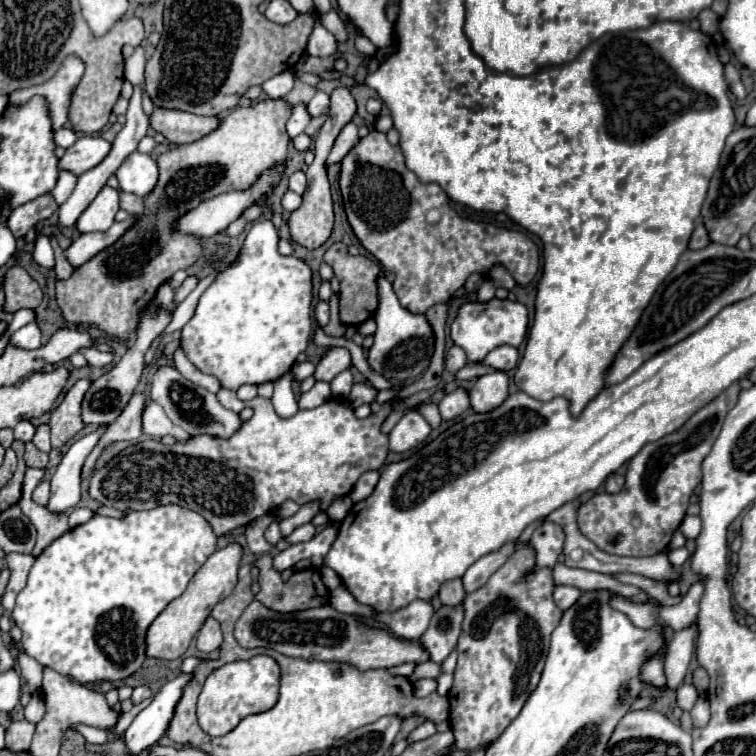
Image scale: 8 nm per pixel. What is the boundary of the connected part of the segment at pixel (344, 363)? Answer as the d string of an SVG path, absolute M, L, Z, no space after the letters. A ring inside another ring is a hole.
M331 348L327 356L317 364L315 380L331 382L339 372L347 370L351 366L351 354L345 348Z

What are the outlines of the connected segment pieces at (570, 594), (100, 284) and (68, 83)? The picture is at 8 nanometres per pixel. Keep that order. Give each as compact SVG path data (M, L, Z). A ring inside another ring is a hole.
M557 586L553 596L555 596L555 604L557 604L561 610L567 610L567 608L571 608L571 606L579 600L581 590L575 588L575 586Z
M263 100L255 102L247 108L235 108L231 114L221 118L219 126L209 132L207 136L191 142L175 146L167 152L163 152L157 158L159 164L159 184L155 186L155 192L145 198L145 212L137 216L135 226L131 226L111 248L105 248L97 256L93 256L83 266L75 268L71 278L57 280L57 306L63 312L63 318L69 324L95 324L103 332L117 336L125 340L139 322L139 312L149 304L157 288L169 280L177 270L189 268L197 262L201 252L201 238L199 236L175 236L171 232L171 220L179 216L179 212L187 212L195 208L195 204L201 204L203 200L229 192L229 190L243 190L249 188L255 182L255 176L263 168L269 168L281 160L287 160L287 146L289 136L285 130L285 124L291 116L291 104L285 100Z
M67 56L61 64L61 68L43 84L19 88L9 94L11 104L25 104L31 96L47 96L47 102L51 104L51 120L55 124L55 130L63 128L69 120L69 106L71 106L71 94L77 88L81 76L83 76L83 60L79 56Z

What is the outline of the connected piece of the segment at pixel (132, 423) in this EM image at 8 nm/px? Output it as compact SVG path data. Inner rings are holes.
M133 394L133 398L129 400L127 408L121 412L121 416L113 424L109 424L109 428L103 434L101 442L97 444L97 448L91 452L91 456L87 456L85 466L83 466L83 476L89 476L91 474L97 458L101 456L101 452L111 442L117 442L117 440L137 440L137 438L141 438L141 434L143 434L143 430L141 430L141 416L143 416L145 404L147 404L145 394Z

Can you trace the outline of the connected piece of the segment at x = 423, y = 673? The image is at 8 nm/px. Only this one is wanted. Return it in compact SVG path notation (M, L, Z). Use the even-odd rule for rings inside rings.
M427 662L427 664L419 664L415 668L415 674L411 676L411 682L417 682L421 678L437 678L441 674L441 664L435 664L435 662Z

